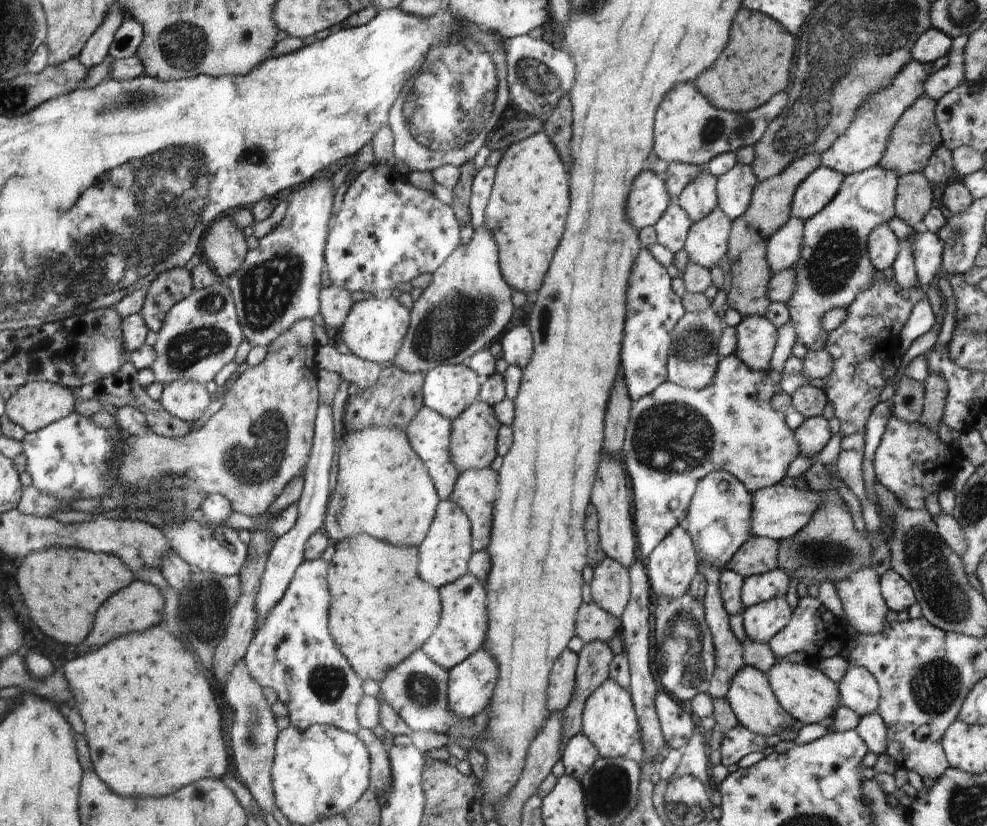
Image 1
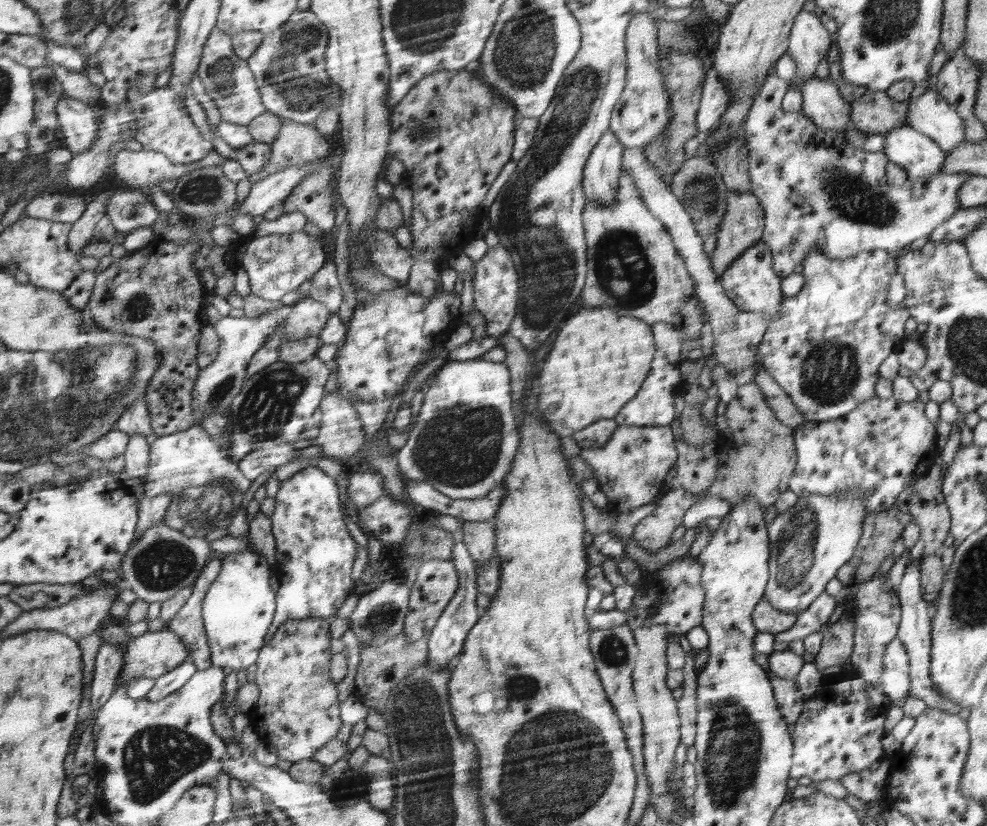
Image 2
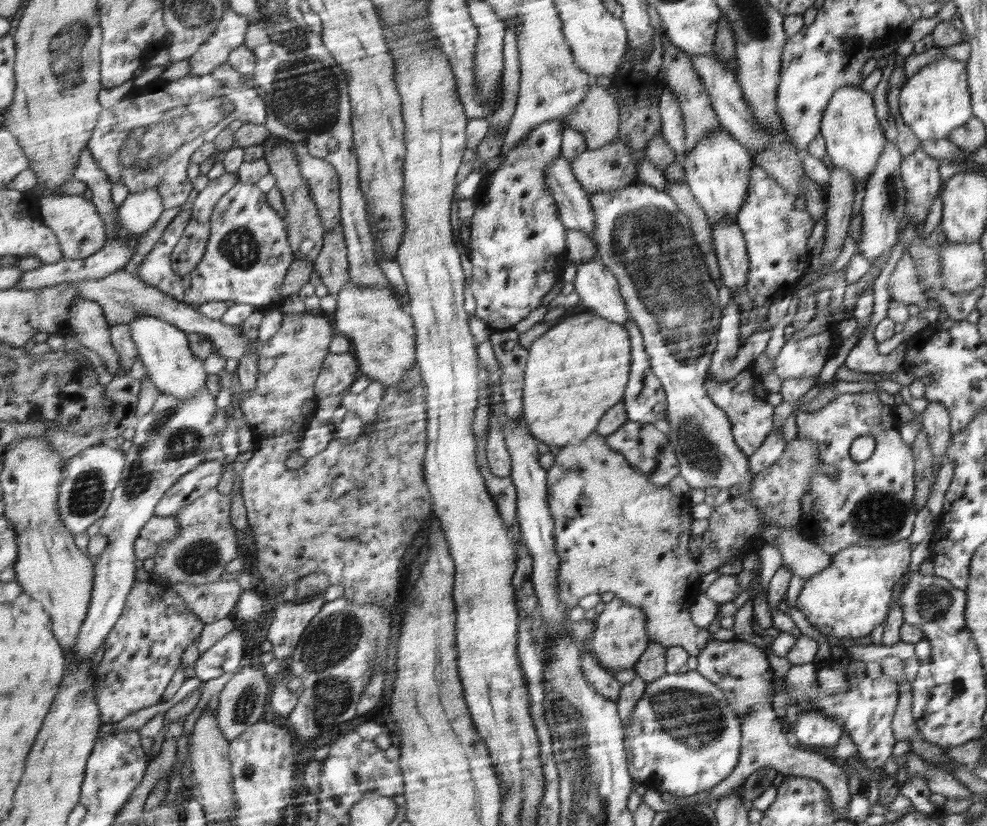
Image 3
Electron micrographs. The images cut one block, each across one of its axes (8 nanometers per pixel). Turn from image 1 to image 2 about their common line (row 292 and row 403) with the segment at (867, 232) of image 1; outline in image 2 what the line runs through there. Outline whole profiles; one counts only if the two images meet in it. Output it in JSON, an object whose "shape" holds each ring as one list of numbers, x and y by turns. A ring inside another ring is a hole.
{"shape":[[820,249,810,252,809,258,802,263,804,284,795,296,785,296,781,300,779,317,775,318,766,329,765,336,758,346,757,358,767,373,784,389,784,392,799,408,806,421,829,421,853,411,865,400,874,396,874,386,878,382,878,368,884,358,897,353,904,336,882,336,886,332,898,330,904,332,904,325,910,312,904,307,891,305,887,301,890,282,896,270,890,260,891,252,874,249,867,253,850,256,846,260,834,260,820,254],[894,312,886,324,902,326,882,326,884,314]]}

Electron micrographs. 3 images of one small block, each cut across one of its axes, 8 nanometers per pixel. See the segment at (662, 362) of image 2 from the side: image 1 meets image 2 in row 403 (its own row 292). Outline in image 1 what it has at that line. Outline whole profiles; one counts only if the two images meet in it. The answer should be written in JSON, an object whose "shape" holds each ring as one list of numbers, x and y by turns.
{"shape":[[642,250,638,272,634,272,634,292,630,292,630,328,626,328,626,352,622,352,622,366,632,401,650,394,667,380,666,362,672,332,678,320,686,314,682,299,674,293,668,271,654,260,650,250]]}

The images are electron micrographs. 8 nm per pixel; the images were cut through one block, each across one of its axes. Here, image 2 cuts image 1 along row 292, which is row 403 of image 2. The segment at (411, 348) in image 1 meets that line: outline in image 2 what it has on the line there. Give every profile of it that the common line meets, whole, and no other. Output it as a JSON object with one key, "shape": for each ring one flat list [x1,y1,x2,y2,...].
{"shape":[[483,359,448,360,435,374,412,425,408,440,398,449,397,465,407,479,430,484,450,499,484,499,494,492,509,476,514,456,519,450,520,436,516,430,512,400,510,400,510,374,506,363,486,362]]}

